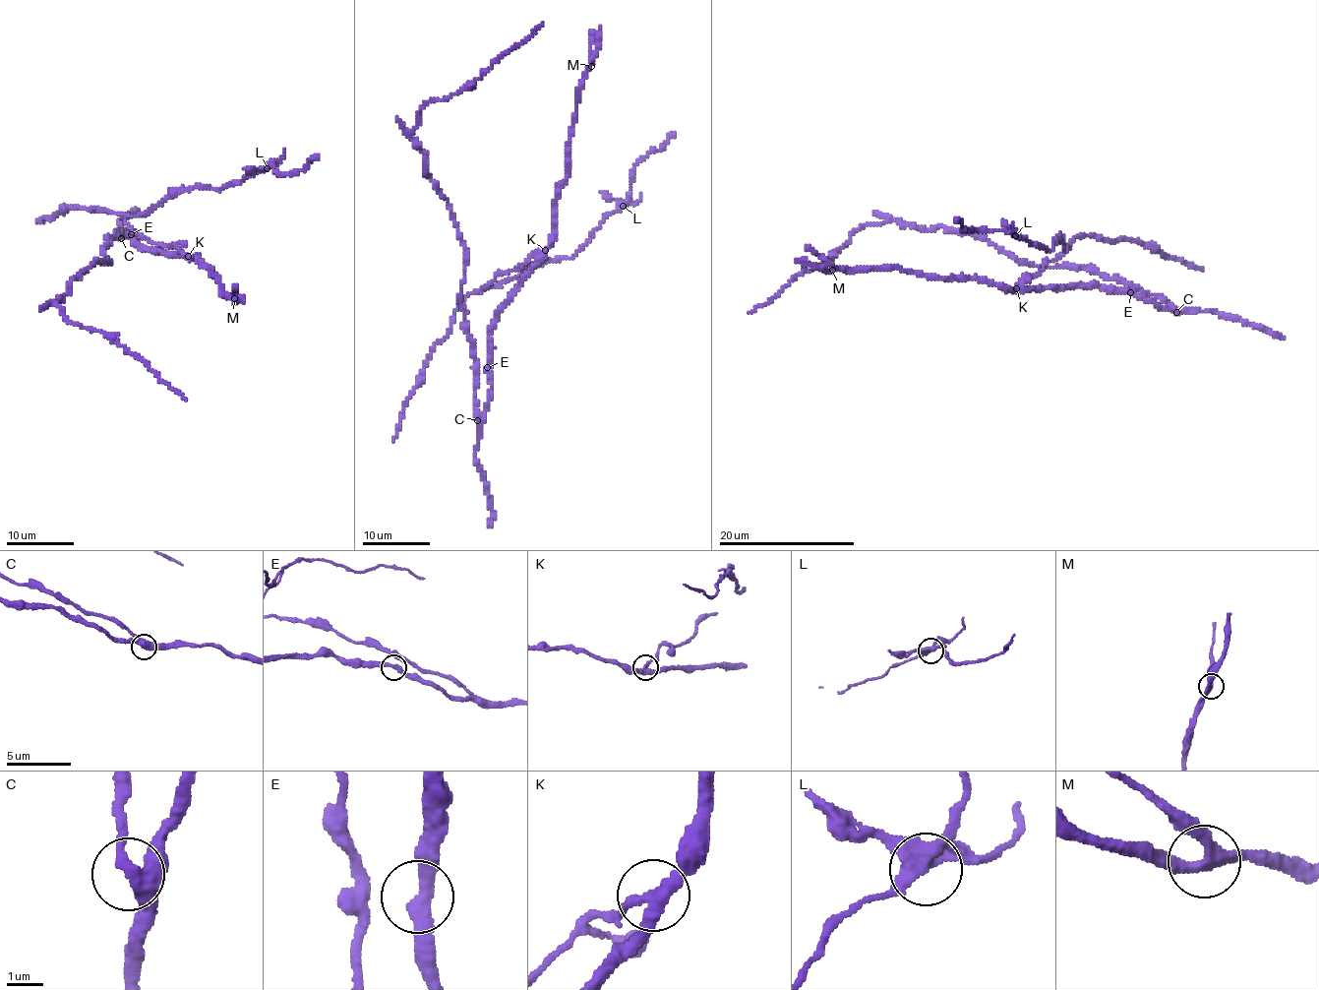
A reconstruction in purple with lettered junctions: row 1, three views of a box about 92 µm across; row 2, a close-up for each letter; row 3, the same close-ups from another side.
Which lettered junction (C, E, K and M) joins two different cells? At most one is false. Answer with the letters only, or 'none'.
K

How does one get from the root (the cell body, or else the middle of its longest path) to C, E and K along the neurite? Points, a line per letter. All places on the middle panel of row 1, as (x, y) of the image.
C: (486, 404), (486, 410), (477, 420)
E: (486, 404), (491, 389), (487, 367)
K: (486, 404), (491, 389), (491, 326), (496, 312), (545, 249)

